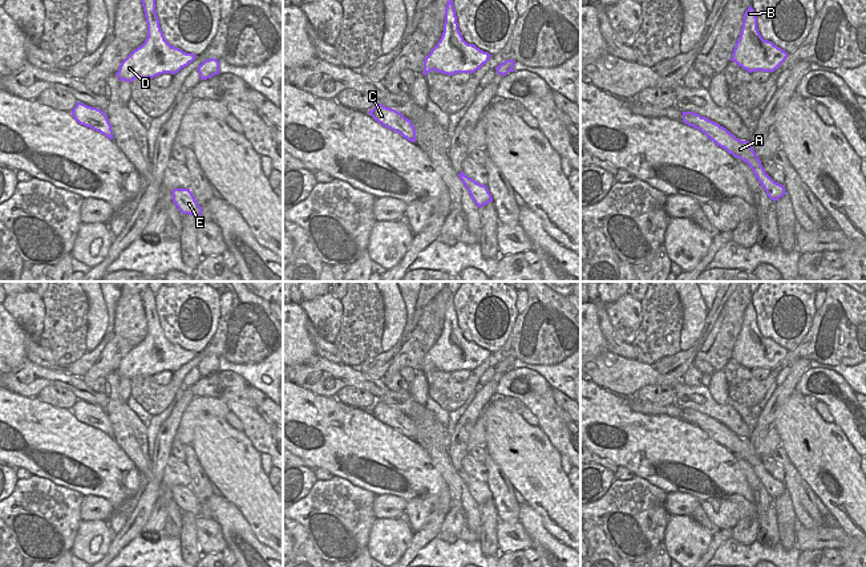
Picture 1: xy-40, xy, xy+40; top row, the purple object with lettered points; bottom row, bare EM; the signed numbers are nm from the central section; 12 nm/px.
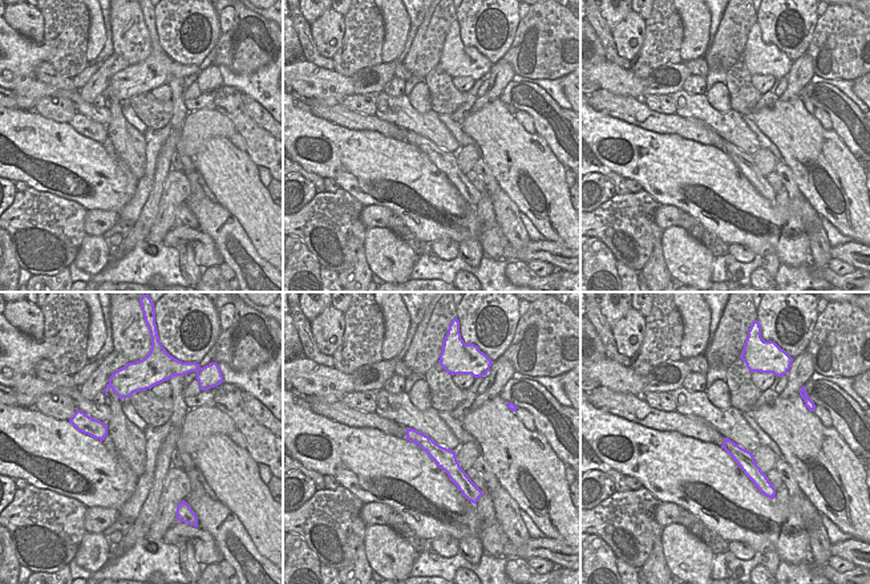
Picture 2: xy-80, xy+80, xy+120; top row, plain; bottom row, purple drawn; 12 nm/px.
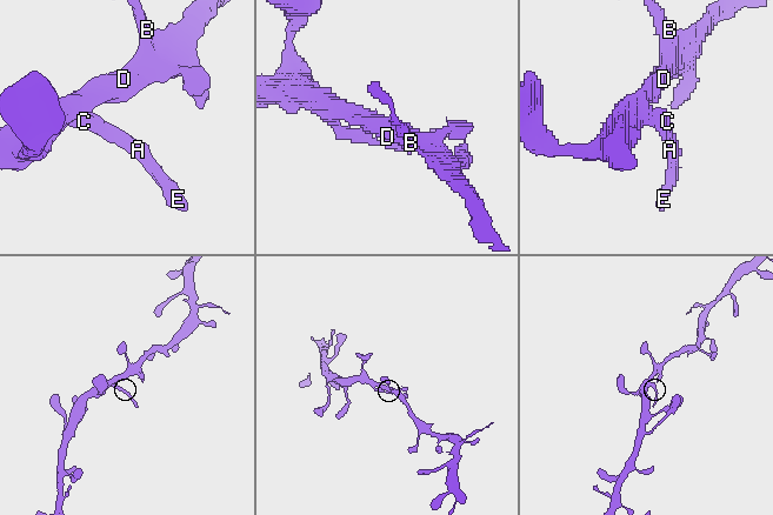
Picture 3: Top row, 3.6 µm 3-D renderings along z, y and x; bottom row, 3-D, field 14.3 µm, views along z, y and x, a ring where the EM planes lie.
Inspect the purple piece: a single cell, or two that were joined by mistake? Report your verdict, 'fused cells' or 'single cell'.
single cell

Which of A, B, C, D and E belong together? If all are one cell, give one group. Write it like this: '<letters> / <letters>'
A B C D E

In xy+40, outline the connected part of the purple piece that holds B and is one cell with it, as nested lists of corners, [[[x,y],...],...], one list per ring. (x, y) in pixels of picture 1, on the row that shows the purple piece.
[[[752,5],[745,11],[740,37],[731,61],[752,72],[774,72],[786,60],[788,53],[764,40],[757,29],[757,17]]]

